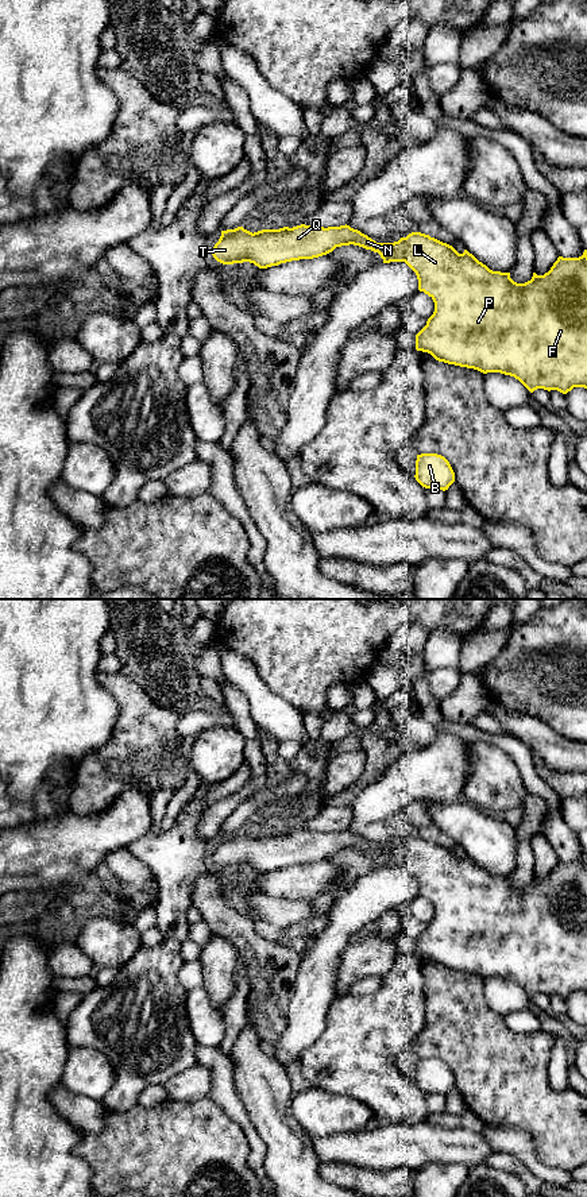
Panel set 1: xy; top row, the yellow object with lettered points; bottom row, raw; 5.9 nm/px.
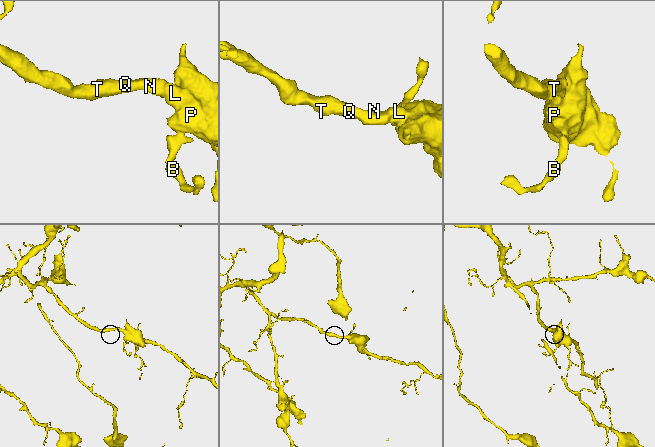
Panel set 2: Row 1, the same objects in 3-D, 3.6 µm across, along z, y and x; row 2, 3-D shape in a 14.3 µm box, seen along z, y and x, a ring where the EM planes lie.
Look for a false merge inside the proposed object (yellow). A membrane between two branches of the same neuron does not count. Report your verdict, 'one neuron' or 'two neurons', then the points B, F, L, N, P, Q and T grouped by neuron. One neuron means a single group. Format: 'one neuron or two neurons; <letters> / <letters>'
one neuron; B F L N P Q T

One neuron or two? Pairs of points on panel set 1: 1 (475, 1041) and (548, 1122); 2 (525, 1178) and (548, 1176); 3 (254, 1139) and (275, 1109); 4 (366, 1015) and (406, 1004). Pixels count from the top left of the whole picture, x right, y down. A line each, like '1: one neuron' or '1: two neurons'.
1: one neuron
2: two neurons
3: two neurons
4: one neuron

